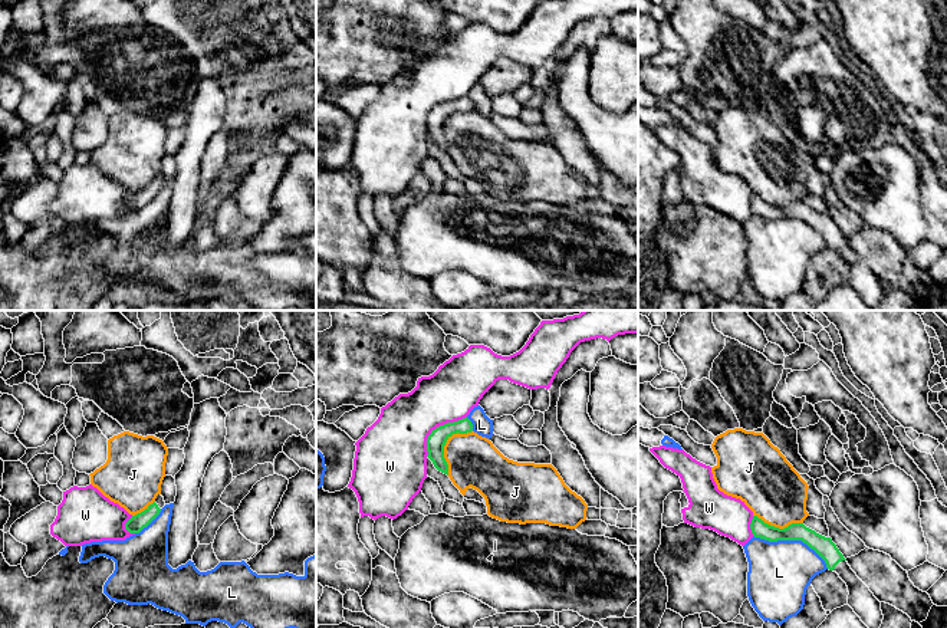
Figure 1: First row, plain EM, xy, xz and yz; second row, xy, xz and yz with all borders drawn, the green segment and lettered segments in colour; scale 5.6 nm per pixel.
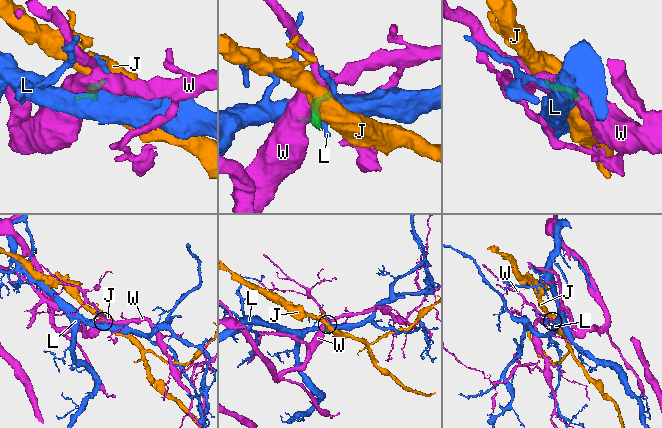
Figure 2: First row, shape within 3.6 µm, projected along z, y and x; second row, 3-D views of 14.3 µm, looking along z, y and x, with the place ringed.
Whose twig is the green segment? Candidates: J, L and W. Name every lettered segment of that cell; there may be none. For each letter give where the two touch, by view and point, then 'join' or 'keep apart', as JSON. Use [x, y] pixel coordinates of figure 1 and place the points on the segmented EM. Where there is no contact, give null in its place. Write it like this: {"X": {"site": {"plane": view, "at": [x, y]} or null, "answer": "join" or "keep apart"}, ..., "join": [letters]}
{"J": {"site": {"plane": "xz", "at": [444, 444]}, "answer": "keep apart"}, "L": {"site": {"plane": "yz", "at": [792, 539]}, "answer": "keep apart"}, "W": {"site": {"plane": "xz", "at": [437, 427]}, "answer": "keep apart"}, "join": []}

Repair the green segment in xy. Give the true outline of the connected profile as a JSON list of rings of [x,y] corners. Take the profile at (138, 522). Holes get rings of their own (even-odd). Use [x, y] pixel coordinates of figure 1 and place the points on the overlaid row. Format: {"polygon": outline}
{"polygon": [[[161,494],[157,496],[155,502],[149,504],[144,512],[132,516],[126,523],[125,529],[129,533],[139,533],[144,527],[147,527],[165,506],[164,497]]]}

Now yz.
{"polygon": [[[753,516],[750,529],[754,537],[769,542],[777,540],[802,540],[813,549],[848,586],[848,605],[861,618],[868,628],[879,628],[884,619],[881,602],[874,596],[869,588],[851,569],[844,555],[839,552],[831,537],[825,537],[803,523],[792,523],[785,529],[779,529],[764,523]]]}

